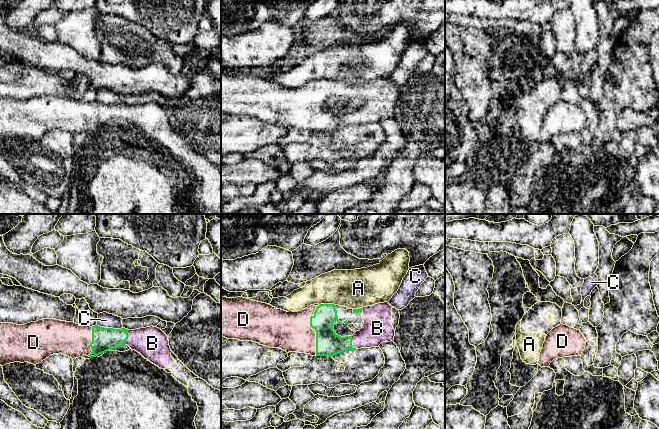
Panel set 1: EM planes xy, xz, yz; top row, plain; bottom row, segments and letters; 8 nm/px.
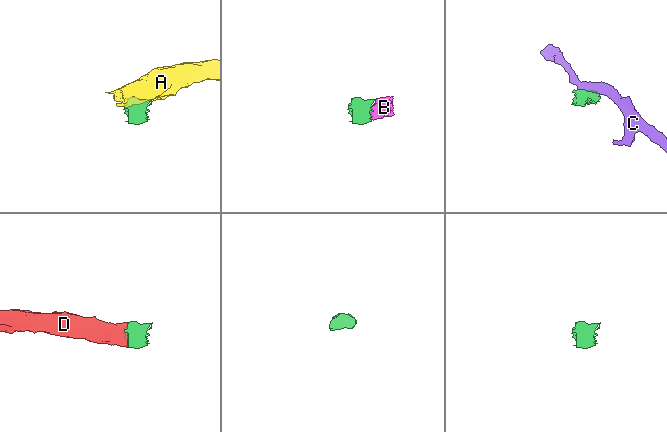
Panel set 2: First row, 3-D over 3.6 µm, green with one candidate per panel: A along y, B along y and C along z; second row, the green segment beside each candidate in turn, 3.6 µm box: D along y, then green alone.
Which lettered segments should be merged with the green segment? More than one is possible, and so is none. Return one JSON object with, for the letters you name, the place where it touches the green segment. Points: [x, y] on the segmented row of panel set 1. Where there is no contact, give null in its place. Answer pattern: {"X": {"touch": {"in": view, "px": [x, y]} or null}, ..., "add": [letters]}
{"B": {"touch": {"in": "xz", "px": [351, 343]}}, "D": {"touch": {"in": "xz", "px": [315, 330]}}, "add": ["B", "D"]}

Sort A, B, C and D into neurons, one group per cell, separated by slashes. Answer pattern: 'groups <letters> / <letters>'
groups A / B D / C

